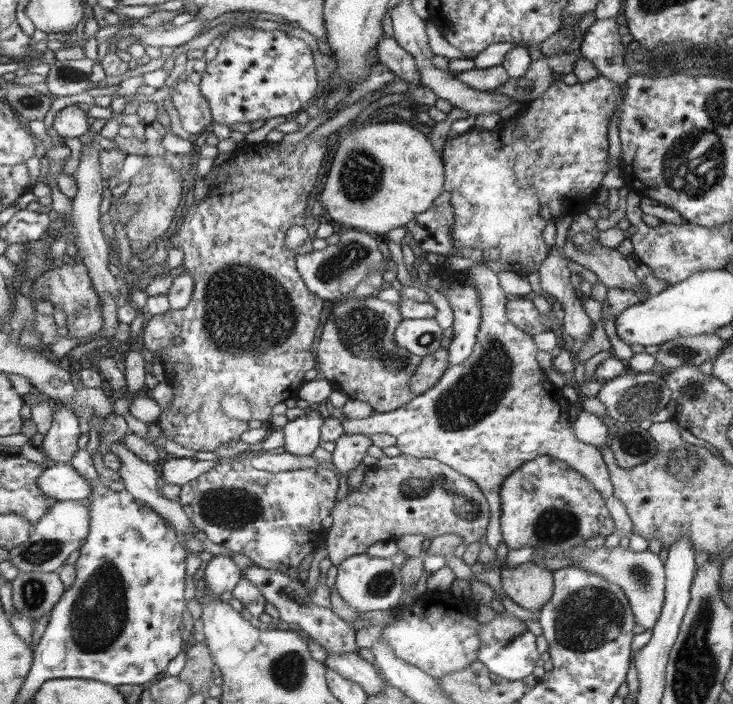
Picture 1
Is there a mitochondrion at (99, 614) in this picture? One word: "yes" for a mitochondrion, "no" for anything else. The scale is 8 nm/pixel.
yes

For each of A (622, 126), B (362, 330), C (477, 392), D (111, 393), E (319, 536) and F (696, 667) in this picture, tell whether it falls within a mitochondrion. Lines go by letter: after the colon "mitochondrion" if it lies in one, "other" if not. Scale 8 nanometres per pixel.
A: other
B: mitochondrion
C: mitochondrion
D: other
E: other
F: mitochondrion

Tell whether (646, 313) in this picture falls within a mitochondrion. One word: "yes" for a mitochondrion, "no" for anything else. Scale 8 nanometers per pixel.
no

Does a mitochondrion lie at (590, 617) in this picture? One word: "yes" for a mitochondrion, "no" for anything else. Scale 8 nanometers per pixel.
yes

